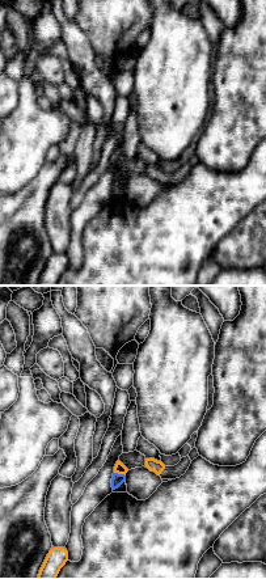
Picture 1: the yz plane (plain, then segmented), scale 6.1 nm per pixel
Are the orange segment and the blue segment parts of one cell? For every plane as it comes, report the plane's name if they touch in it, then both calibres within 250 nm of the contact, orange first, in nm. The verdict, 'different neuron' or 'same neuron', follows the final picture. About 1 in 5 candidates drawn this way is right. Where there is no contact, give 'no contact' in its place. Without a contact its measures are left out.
meets orange in yz; 70 nm thick on the orange side, 70 nm on the other

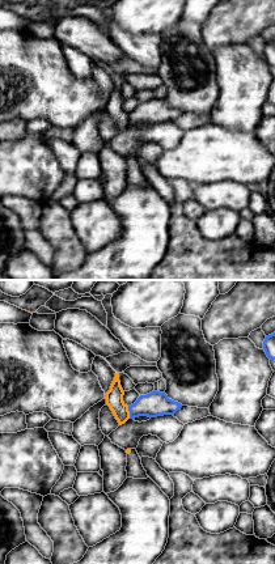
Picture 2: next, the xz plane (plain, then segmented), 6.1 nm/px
meets orange in xz; 110 nm thick on the orange side, 150 nm on the other

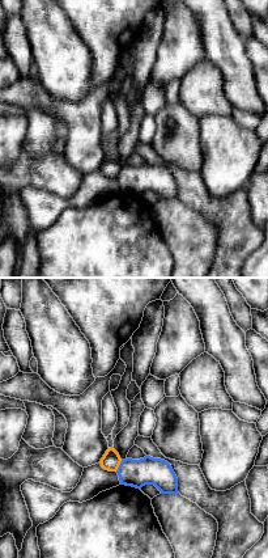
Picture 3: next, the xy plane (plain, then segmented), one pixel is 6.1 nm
meets orange in xy; 120 nm thick on the orange side, 170 nm on the other

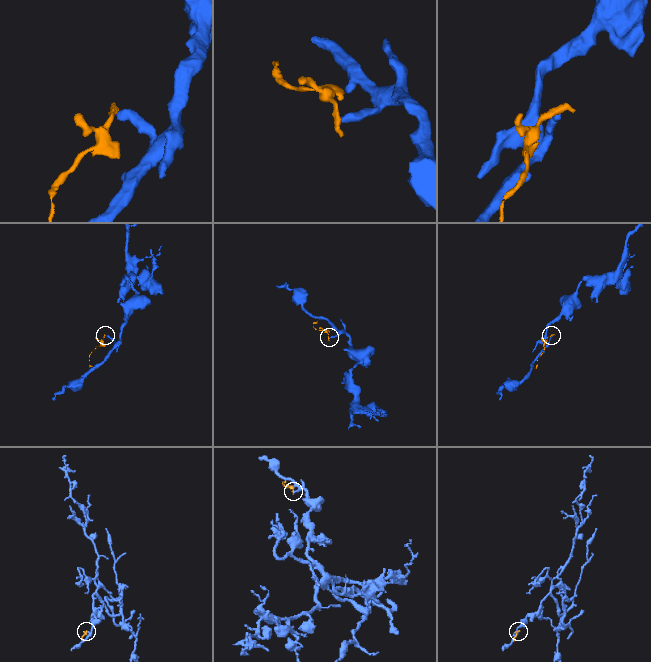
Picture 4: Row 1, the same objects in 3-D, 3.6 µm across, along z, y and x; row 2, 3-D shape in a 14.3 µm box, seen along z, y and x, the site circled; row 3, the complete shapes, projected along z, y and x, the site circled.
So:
different neuron

